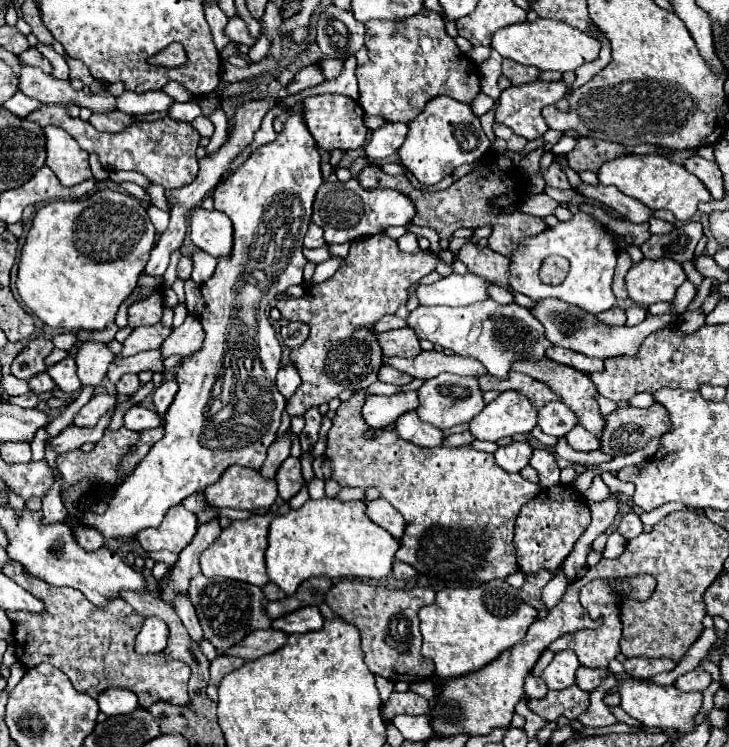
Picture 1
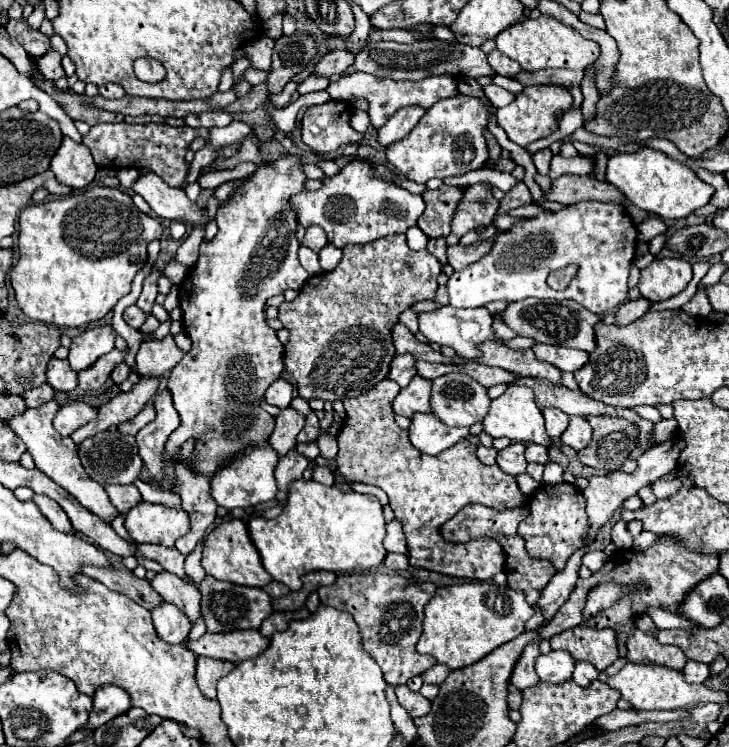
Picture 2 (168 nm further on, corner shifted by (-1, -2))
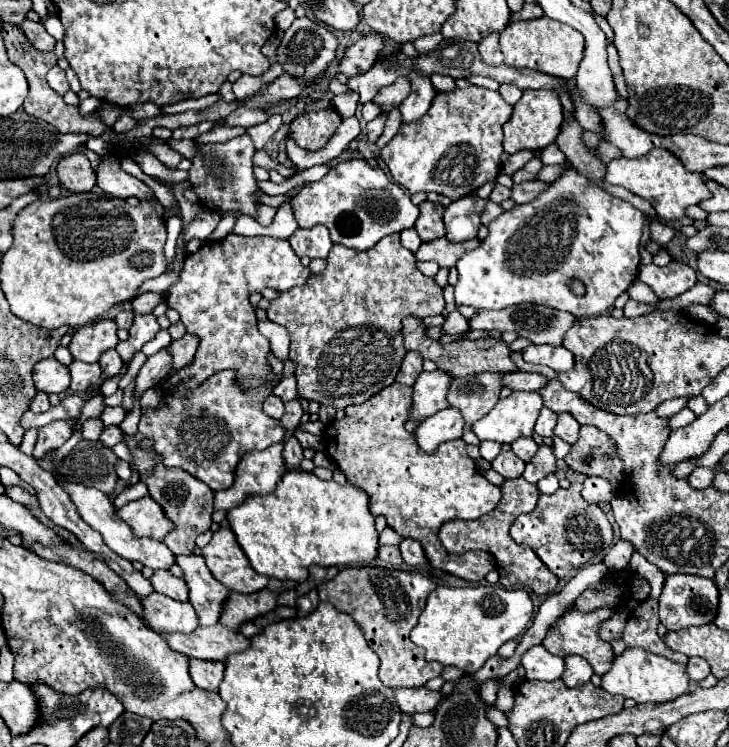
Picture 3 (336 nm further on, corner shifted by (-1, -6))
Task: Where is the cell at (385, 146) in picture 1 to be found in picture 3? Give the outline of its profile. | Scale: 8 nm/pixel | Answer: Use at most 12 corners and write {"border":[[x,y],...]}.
{"border":[[410,72],[412,92],[402,100],[404,122],[426,114],[436,96],[430,78]]}

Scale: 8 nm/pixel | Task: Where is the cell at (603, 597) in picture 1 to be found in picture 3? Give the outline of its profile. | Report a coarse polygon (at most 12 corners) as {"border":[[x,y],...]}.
{"border":[[570,608],[542,646],[560,658],[578,654],[608,672],[614,652],[598,630],[612,610]]}

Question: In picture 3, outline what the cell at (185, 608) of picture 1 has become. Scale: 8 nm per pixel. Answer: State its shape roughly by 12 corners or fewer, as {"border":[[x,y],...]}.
{"border":[[156,570],[150,580],[156,592],[188,600],[186,582],[168,570]]}

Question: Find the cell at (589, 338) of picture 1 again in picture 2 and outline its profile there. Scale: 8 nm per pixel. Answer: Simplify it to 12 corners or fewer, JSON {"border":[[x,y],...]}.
{"border":[[520,300],[504,322],[542,344],[596,348],[600,316],[572,300]]}

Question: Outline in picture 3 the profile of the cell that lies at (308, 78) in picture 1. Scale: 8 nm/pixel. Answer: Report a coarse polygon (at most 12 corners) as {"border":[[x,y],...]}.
{"border":[[368,34],[346,50],[340,72],[350,78],[368,72],[384,36]]}

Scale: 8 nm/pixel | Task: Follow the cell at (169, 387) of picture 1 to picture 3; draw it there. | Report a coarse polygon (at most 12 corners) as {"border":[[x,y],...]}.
{"border":[[188,472],[140,476],[174,530],[162,542],[192,554],[212,526],[214,492]]}

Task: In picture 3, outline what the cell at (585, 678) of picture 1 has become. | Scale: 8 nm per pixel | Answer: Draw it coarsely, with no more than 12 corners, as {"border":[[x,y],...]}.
{"border":[[582,656],[564,658],[566,686],[590,682],[592,666]]}

